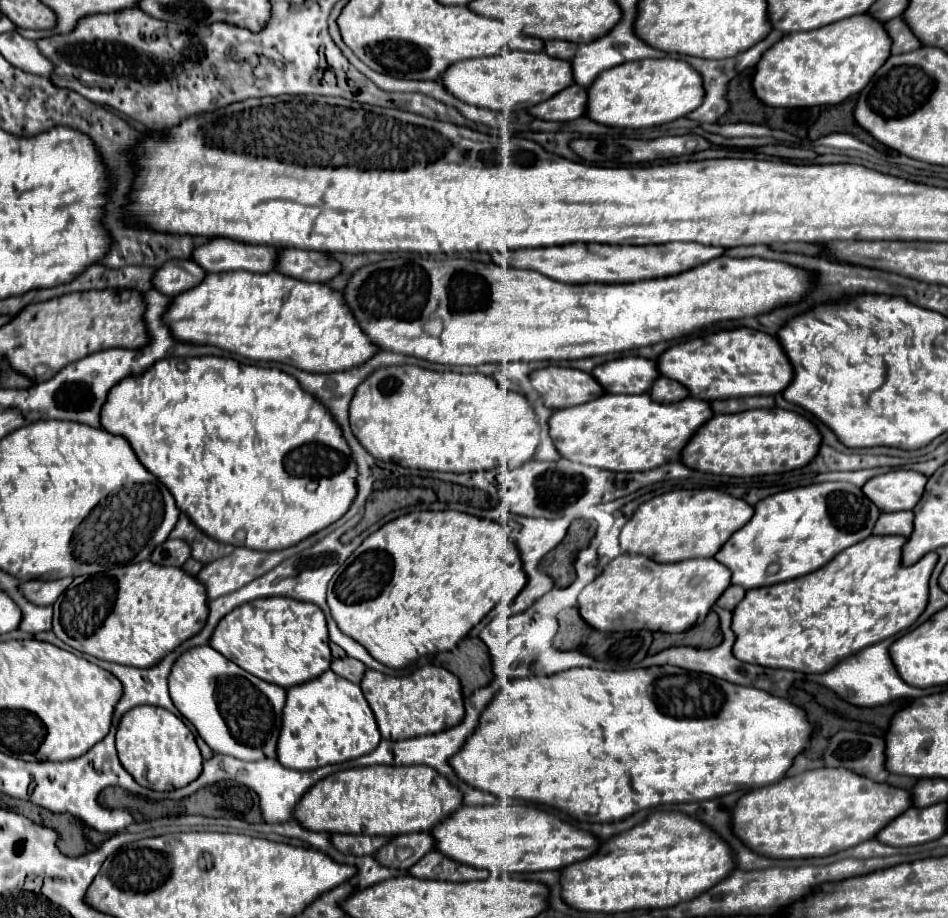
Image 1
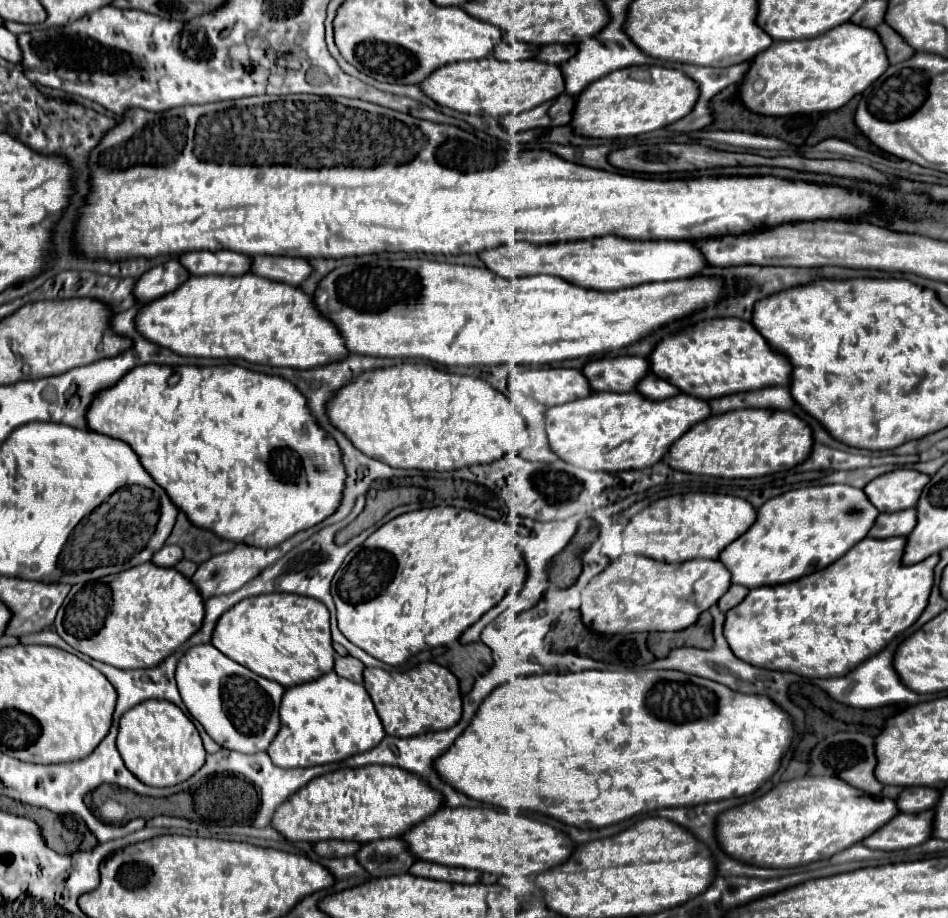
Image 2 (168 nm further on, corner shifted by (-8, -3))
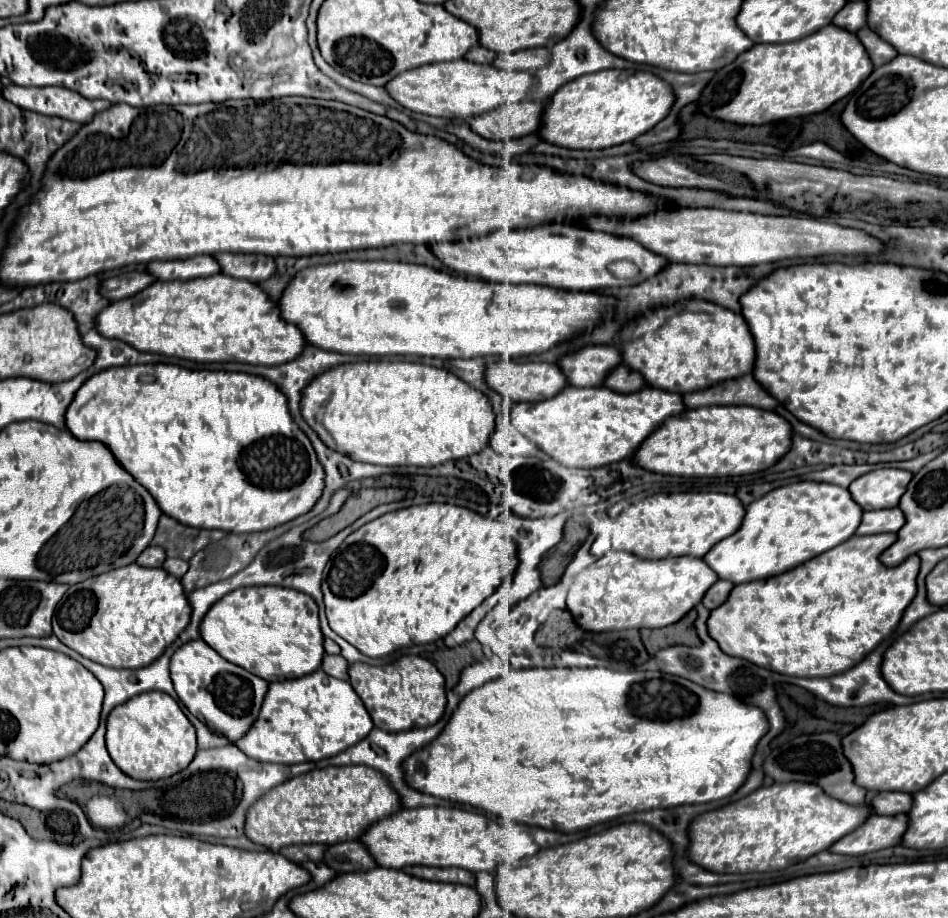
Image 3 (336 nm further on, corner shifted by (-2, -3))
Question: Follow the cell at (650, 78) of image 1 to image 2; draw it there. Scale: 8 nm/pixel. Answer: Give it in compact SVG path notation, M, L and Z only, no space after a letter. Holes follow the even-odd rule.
M656 65L618 69L586 87L576 97L570 127L580 137L618 139L662 129L686 117L698 101L698 85L678 69Z

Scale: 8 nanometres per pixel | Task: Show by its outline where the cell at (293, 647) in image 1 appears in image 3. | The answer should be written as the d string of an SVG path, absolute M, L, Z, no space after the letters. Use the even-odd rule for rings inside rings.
M244 587L238 591L228 593L222 597L204 617L200 625L200 637L226 661L266 679L268 683L274 681L288 681L288 679L298 679L304 675L314 673L320 669L320 659L324 657L324 647L322 647L322 631L320 631L320 621L318 621L318 605L314 599L306 593L294 591L294 589L284 589L284 587Z

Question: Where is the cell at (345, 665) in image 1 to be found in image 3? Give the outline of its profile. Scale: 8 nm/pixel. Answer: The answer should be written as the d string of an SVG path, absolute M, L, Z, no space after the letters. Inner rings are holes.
M324 655L322 671L336 679L348 681L348 661L342 655Z

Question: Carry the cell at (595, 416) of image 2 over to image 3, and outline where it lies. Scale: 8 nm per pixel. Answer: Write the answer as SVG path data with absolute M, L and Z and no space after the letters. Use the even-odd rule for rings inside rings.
M566 387L562 393L540 403L508 403L508 421L536 443L546 455L568 467L604 467L632 459L638 447L666 419L686 411L682 395L646 387L624 395L608 387Z

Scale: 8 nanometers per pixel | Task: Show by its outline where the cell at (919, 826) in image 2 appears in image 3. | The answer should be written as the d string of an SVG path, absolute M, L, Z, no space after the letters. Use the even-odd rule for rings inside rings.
M872 813L866 823L862 823L856 831L848 833L844 839L836 841L832 851L842 855L864 855L880 849L888 849L902 843L904 831L908 829L908 815L876 815Z

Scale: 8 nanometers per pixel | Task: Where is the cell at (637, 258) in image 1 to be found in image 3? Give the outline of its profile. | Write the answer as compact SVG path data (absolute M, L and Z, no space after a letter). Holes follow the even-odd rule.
M544 225L544 227L514 229L514 231L500 229L500 231L490 233L490 235L470 239L470 241L436 243L436 245L432 245L432 251L450 269L454 269L456 273L468 275L468 277L478 277L484 281L502 281L502 283L538 283L538 285L548 285L548 287L556 287L556 289L562 287L562 289L570 289L570 291L596 291L596 289L638 285L644 279L658 275L670 263L662 255L648 251L644 245L640 245L638 241L634 241L630 237L620 237L620 235L612 235L612 233L604 233L604 231L592 231L592 229L578 227L578 225ZM618 259L632 261L640 269L640 275L634 279L626 279L626 281L616 279L608 271L608 265L618 261Z

